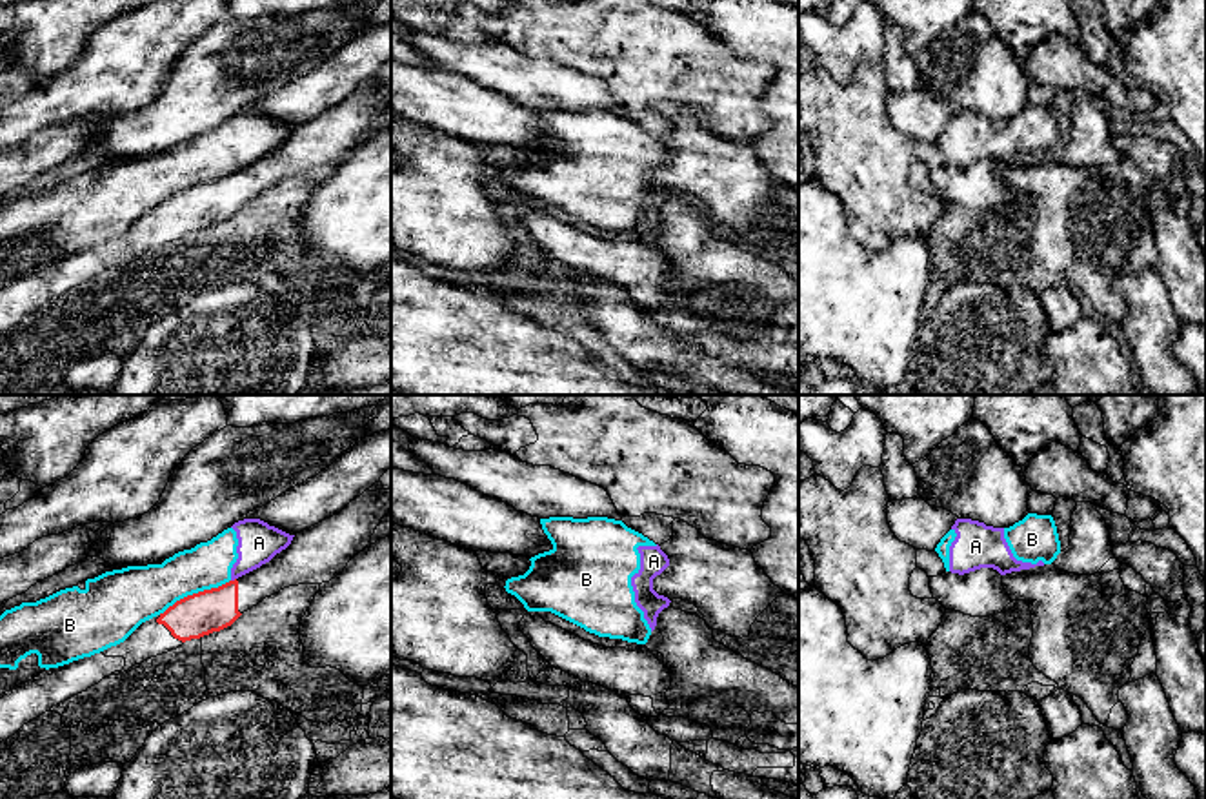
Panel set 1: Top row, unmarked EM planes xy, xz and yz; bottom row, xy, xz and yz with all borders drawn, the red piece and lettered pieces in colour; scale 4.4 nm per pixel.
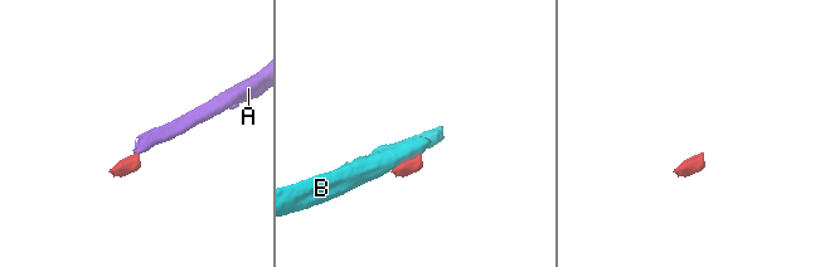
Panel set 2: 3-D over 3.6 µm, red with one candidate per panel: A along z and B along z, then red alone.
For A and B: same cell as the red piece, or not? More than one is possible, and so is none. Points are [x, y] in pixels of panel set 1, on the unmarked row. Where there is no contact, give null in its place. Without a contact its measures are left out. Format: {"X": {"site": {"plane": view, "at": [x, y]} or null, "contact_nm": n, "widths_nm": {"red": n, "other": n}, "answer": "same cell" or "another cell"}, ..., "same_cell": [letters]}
{"A": {"site": {"plane": "xy", "at": [235, 171]}, "contact_nm": 30, "widths_nm": {"red": 190, "other": 180}, "answer": "another cell"}, "B": {"site": {"plane": "xy", "at": [193, 186]}, "contact_nm": 360, "widths_nm": {"red": 190, "other": 260}, "answer": "another cell"}, "same_cell": []}

